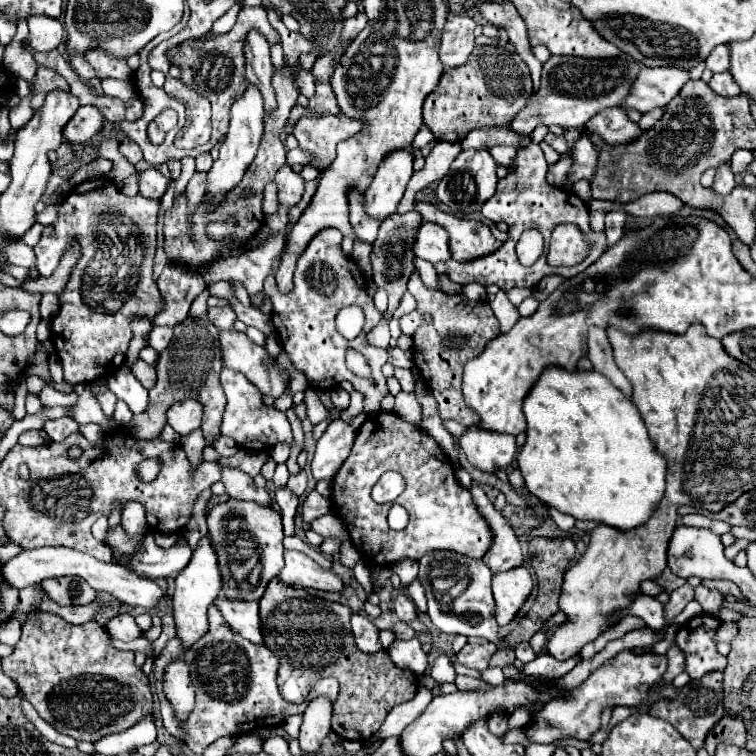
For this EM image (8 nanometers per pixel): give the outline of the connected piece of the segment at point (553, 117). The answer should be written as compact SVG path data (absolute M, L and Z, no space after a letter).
M552 55L542 67L540 91L530 97L530 103L514 117L510 127L518 133L530 135L536 125L560 125L564 129L582 129L596 113L618 107L626 101L634 79L642 65L630 55L610 59L584 59L574 55Z

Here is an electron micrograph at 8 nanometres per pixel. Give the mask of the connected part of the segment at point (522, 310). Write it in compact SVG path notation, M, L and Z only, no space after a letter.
M531 296L521 303L518 307L518 311L521 317L528 317L537 310L538 306L539 301L534 296Z

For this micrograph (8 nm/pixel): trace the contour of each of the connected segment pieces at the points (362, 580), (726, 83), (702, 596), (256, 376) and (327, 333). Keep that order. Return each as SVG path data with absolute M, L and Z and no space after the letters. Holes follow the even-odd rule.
M358 561L358 565L354 567L354 577L364 587L367 595L373 591L372 583L370 583L370 569L366 567L364 561Z
M730 71L714 73L708 85L710 85L718 95L724 95L724 97L736 97L736 95L740 95L740 87L738 87L738 83L734 81L734 77L730 75Z
M696 587L696 601L702 605L702 609L710 615L718 615L718 609L722 605L724 595L720 595L718 591L710 591L706 587Z
M220 331L220 349L224 367L242 371L264 395L282 395L288 379L272 367L272 357L266 349L252 343L246 333Z
M332 227L322 229L298 255L298 263L294 271L294 289L290 293L278 291L278 285L274 283L278 265L274 265L270 275L264 281L264 293L268 293L272 299L272 305L274 305L272 323L282 343L282 351L290 359L292 367L308 379L310 387L322 389L322 391L336 387L340 381L350 381L356 391L362 391L366 395L364 411L370 415L374 411L380 411L380 399L388 393L386 377L382 375L382 365L388 361L388 351L370 347L366 343L366 333L374 325L378 325L378 321L382 319L382 313L376 309L372 299L368 297L364 289L362 273L356 267L356 263L348 261L342 255L340 243L342 243L342 233L338 229L332 229ZM346 305L358 305L366 313L366 327L362 329L360 337L352 341L346 341L334 327L336 313ZM348 347L360 351L368 359L372 367L372 379L360 379L352 371L348 371L344 363L344 353Z

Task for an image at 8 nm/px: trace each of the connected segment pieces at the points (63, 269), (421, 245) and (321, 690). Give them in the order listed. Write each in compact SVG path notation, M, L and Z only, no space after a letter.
M66 251L66 257L62 257L60 267L54 271L52 277L38 277L34 281L26 281L20 289L24 289L26 293L44 293L44 291L58 293L66 285L66 279L76 261L78 261L78 251Z
M422 221L416 233L416 241L412 245L412 251L416 257L426 259L430 263L442 263L450 257L446 231L438 227L436 223Z
M332 677L320 679L310 692L310 699L312 697L328 697L334 701L338 697L338 681Z

